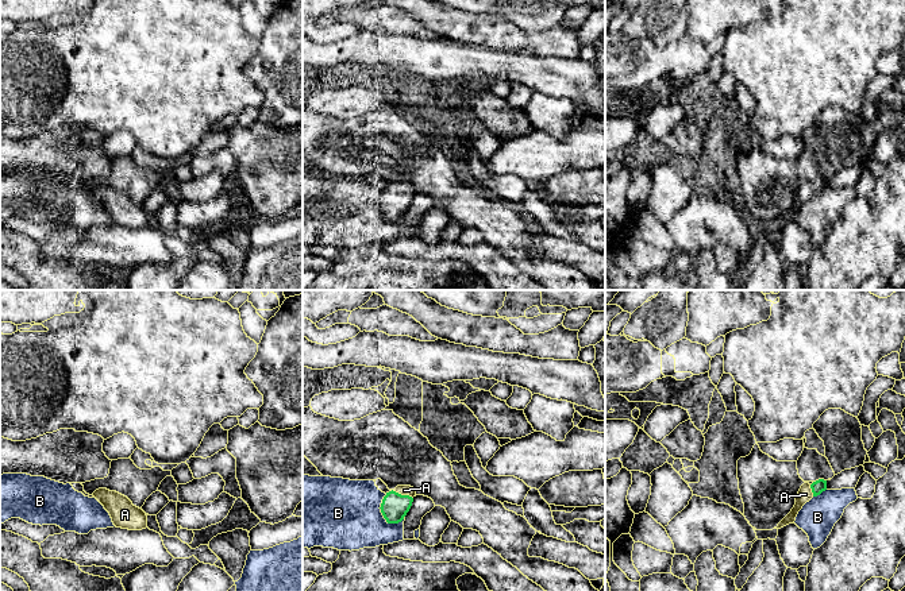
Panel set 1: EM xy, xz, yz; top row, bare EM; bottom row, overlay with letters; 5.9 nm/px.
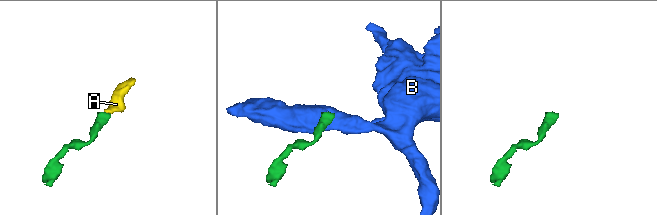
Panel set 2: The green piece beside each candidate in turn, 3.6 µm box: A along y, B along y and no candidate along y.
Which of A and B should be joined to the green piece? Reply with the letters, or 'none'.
A

